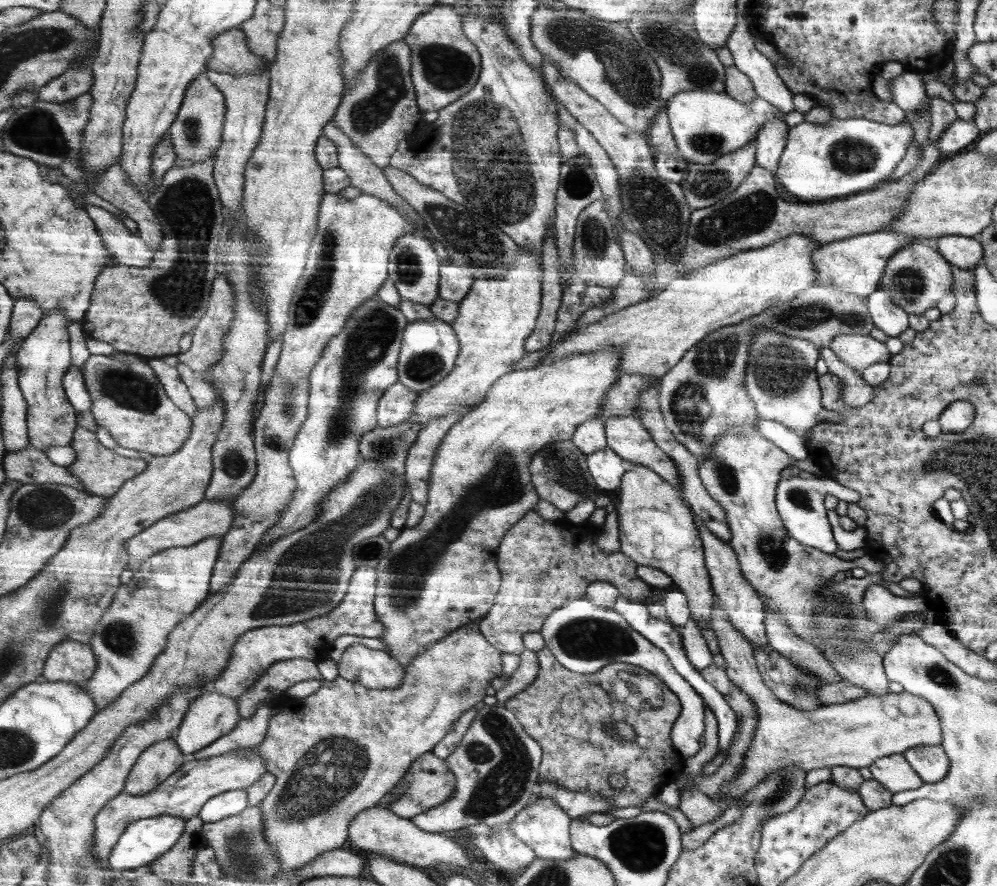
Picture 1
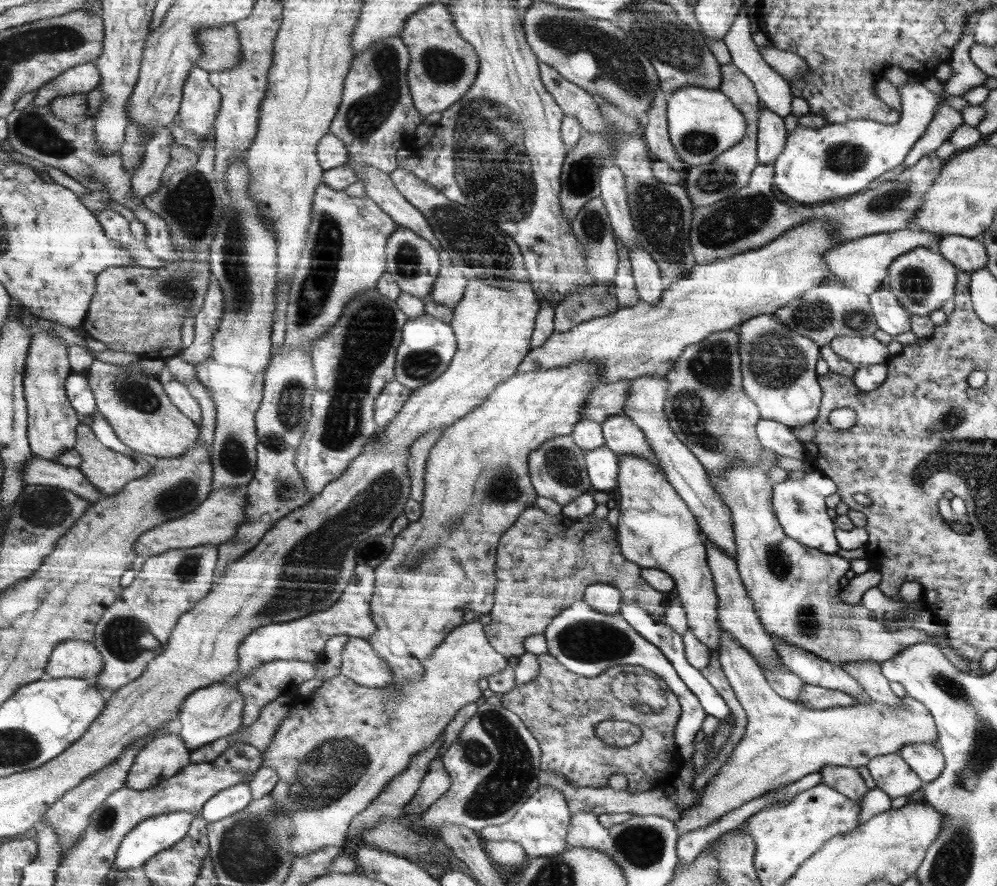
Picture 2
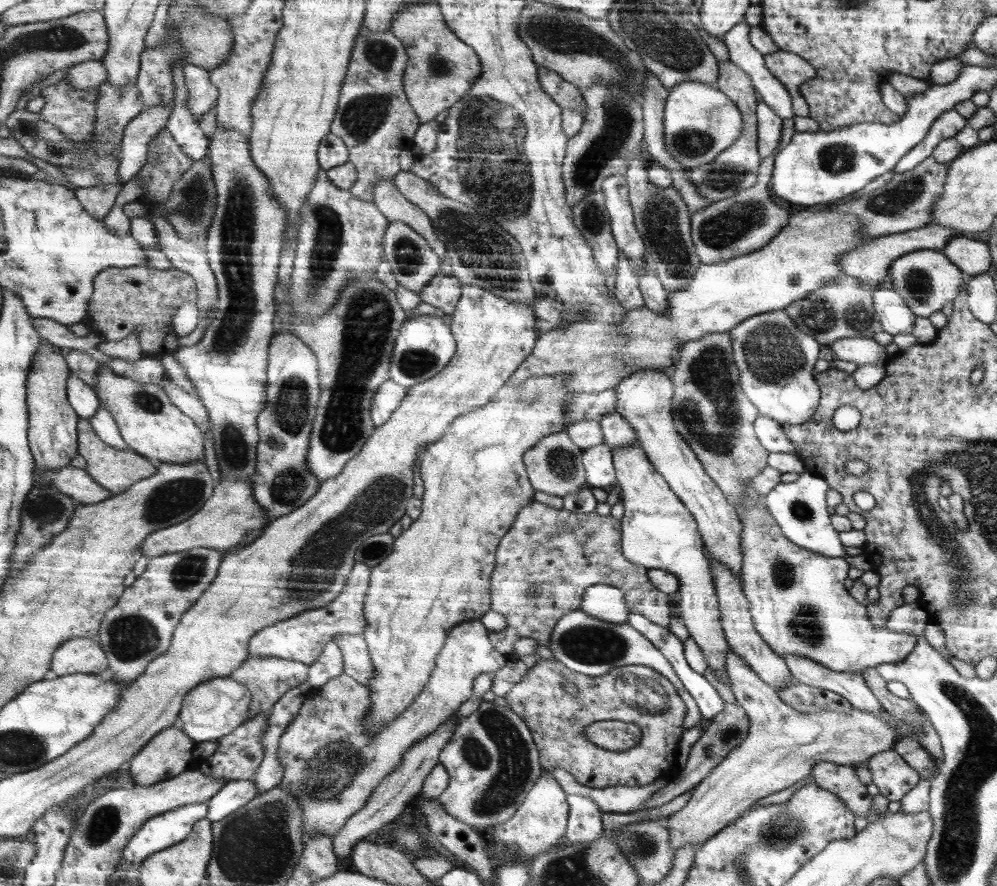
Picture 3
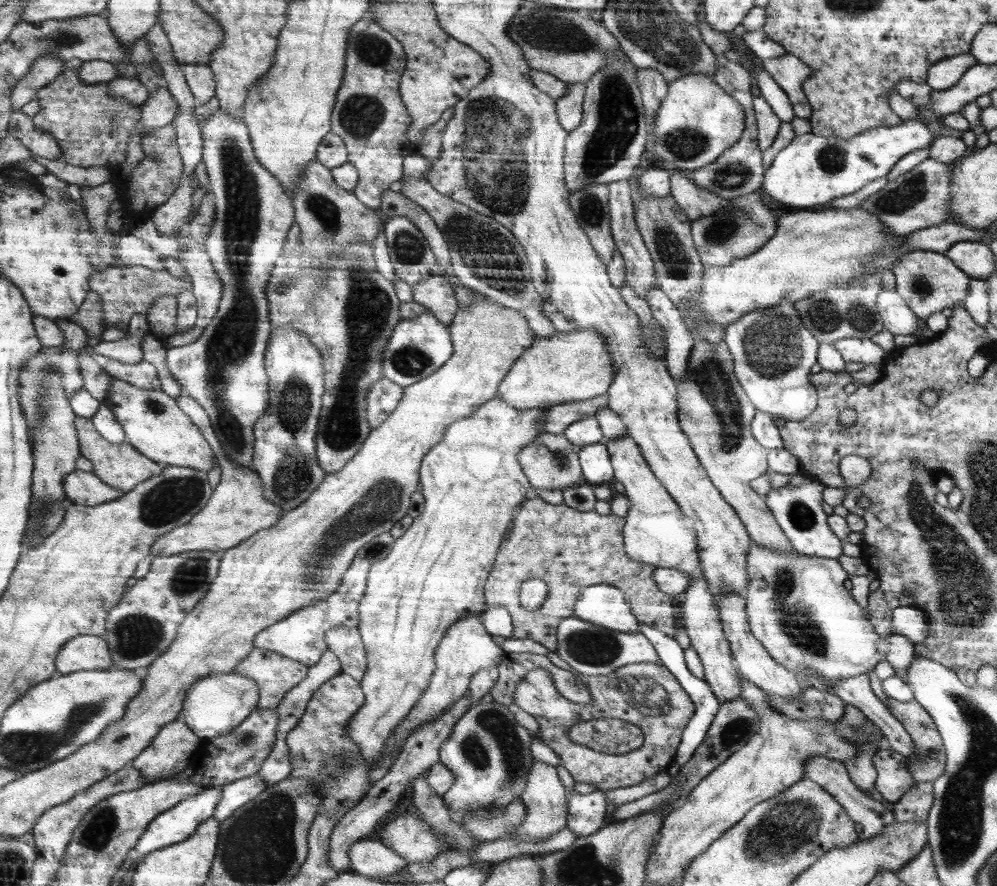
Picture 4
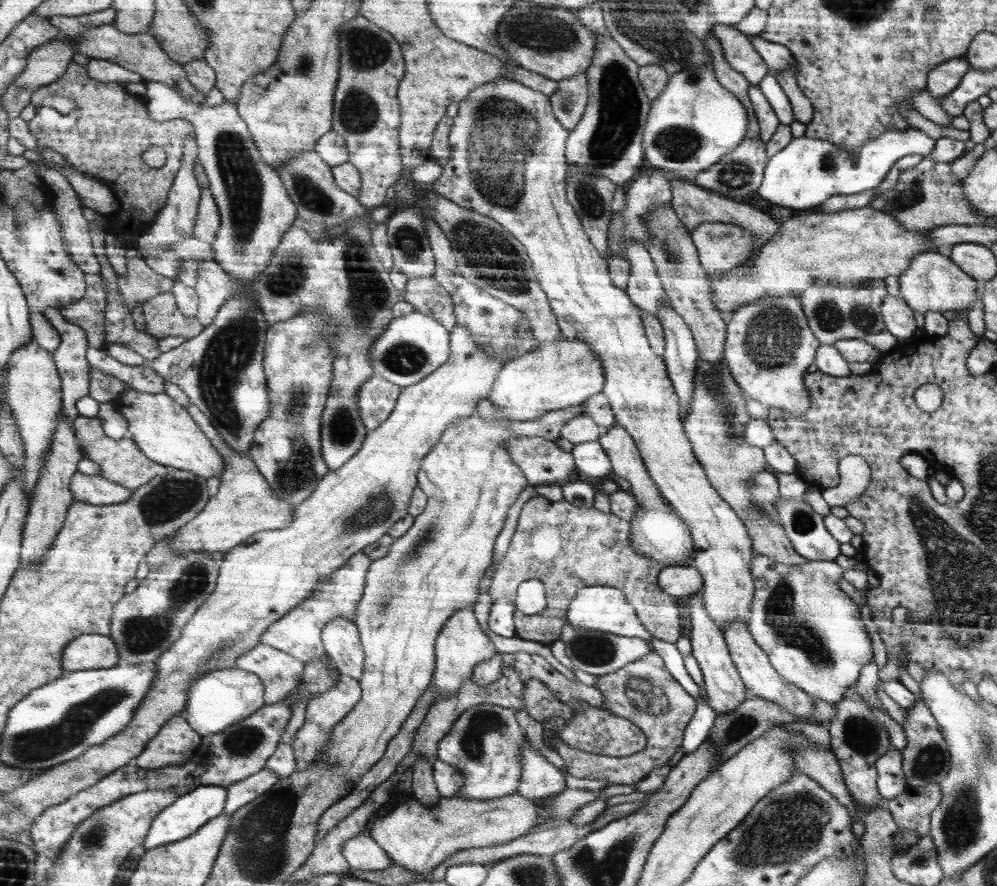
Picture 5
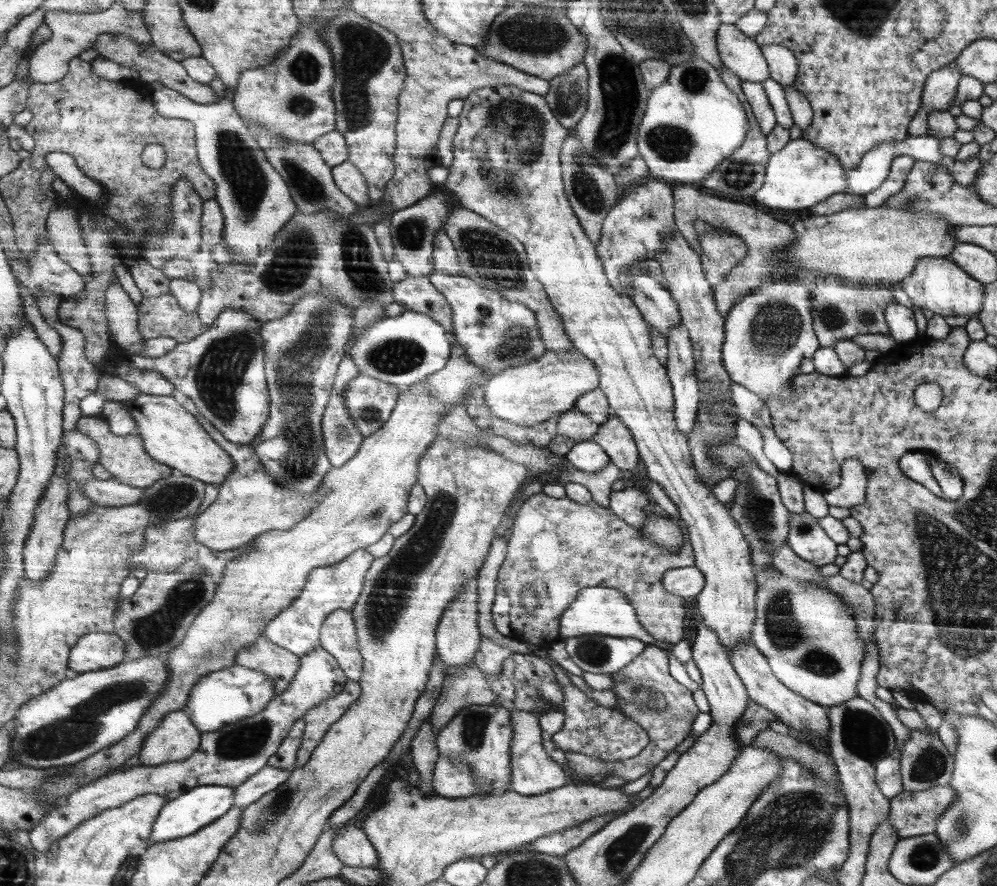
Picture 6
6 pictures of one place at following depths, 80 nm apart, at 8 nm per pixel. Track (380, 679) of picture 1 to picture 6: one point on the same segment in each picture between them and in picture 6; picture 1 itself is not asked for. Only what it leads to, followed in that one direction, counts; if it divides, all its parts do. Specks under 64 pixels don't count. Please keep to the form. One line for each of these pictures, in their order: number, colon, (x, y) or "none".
2: (361, 663)
3: (356, 660)
4: (345, 641)
5: (341, 640)
6: (338, 636)

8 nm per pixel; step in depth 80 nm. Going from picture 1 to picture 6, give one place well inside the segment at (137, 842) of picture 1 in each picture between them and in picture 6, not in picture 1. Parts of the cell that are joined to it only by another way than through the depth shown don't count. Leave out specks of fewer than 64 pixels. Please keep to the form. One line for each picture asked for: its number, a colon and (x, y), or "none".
2: (154, 835)
3: (162, 831)
4: (178, 823)
5: (185, 816)
6: (188, 813)

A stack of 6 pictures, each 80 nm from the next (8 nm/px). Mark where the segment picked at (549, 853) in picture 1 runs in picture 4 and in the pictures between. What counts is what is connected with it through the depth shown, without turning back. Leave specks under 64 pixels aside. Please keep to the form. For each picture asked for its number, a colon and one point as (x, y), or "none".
2: (540, 825)
3: (538, 824)
4: (546, 797)

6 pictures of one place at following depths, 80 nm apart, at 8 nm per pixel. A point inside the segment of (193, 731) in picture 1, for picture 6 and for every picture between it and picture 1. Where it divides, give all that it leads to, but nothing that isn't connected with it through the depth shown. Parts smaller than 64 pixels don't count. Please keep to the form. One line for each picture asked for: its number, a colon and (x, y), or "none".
2: (211, 713)
3: (214, 709)
4: (216, 704)
5: (221, 698)
6: (237, 692)

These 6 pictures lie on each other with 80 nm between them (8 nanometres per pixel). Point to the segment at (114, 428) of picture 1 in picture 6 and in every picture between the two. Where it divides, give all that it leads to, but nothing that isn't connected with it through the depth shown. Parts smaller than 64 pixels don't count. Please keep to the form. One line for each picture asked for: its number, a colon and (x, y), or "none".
2: (142, 415)
3: (150, 423)
4: (153, 422)
5: (165, 431)
6: (172, 435)

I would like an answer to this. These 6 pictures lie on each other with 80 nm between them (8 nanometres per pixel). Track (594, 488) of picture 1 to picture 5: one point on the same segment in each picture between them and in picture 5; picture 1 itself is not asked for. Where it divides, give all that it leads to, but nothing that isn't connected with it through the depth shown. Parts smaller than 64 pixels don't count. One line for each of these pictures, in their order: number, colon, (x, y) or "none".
2: (558, 468)
3: (555, 465)
4: (551, 461)
5: (545, 463)

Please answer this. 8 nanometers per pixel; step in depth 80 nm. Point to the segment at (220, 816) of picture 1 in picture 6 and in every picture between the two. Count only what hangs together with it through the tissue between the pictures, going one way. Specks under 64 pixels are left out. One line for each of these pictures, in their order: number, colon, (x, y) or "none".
2: (231, 800)
3: (235, 794)
4: (236, 794)
5: (239, 794)
6: (253, 789)

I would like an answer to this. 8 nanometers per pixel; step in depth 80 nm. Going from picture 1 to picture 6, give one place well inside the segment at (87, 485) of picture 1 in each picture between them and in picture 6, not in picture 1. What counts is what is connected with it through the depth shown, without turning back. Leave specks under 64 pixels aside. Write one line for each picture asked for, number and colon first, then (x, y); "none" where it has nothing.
2: (109, 471)
3: (117, 470)
4: (122, 466)
5: (123, 461)
6: (126, 457)

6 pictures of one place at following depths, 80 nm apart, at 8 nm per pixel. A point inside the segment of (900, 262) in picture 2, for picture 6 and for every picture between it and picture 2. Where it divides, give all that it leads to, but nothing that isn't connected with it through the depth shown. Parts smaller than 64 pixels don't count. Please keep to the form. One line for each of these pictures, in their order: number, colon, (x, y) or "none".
3: (927, 279)
4: (929, 281)
5: (933, 282)
6: (938, 284)

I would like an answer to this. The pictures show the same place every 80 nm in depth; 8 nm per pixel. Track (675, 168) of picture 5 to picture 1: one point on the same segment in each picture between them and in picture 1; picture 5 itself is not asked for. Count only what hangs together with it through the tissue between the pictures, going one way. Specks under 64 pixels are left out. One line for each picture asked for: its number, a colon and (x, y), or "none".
1: (706, 125)
2: (702, 124)
3: (702, 122)
4: (698, 121)

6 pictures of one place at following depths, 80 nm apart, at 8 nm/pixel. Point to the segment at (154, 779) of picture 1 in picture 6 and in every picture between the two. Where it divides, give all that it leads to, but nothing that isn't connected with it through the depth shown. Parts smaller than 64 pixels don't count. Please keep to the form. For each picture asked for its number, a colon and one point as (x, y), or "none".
2: (165, 755)
3: (167, 754)
4: (170, 752)
5: (175, 743)
6: (176, 738)

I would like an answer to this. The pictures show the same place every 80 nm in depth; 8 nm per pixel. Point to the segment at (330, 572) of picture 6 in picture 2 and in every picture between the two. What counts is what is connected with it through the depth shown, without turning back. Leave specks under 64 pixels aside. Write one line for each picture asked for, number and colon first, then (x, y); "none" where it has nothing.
2: (305, 639)
3: (303, 638)
4: (302, 636)
5: (299, 633)

